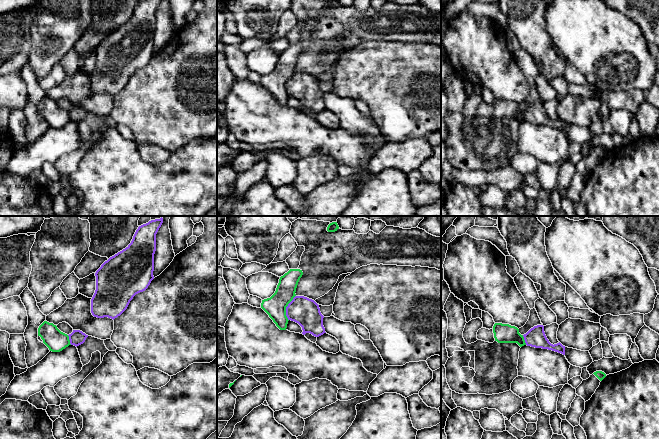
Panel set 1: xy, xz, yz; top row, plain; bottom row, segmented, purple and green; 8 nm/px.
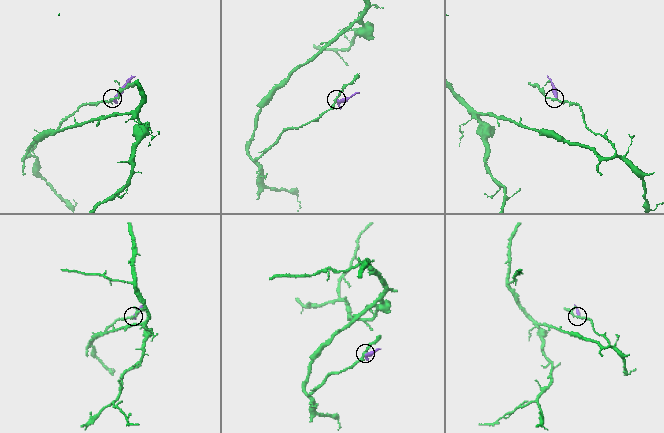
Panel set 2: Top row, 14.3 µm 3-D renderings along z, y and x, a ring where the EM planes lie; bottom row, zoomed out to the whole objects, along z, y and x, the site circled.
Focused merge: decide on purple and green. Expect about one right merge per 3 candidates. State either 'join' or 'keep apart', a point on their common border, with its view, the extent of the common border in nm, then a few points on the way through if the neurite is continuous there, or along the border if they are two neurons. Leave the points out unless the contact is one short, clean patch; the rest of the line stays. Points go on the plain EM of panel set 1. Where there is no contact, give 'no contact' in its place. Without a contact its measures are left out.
keep apart; contact xz (286, 84); length 220 nm; border xz (295, 71), (286, 83), (286, 93), (288, 96)

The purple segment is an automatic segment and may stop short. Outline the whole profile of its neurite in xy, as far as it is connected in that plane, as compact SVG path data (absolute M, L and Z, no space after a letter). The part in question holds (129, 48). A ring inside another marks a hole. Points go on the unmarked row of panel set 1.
M143 0L131 19L105 37L96 47L96 66L91 75L94 93L115 95L133 73L145 67L154 55L156 10L162 0Z

